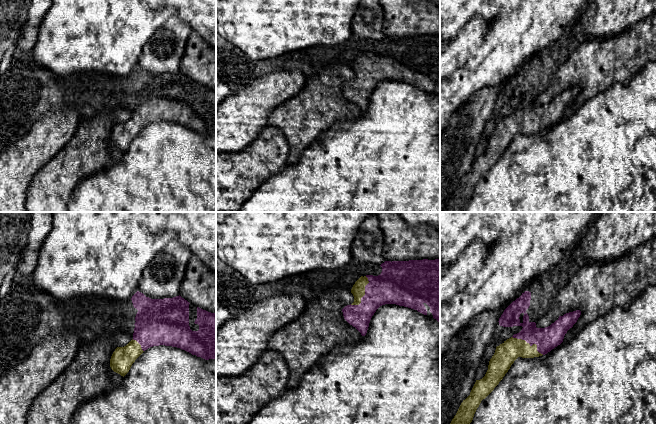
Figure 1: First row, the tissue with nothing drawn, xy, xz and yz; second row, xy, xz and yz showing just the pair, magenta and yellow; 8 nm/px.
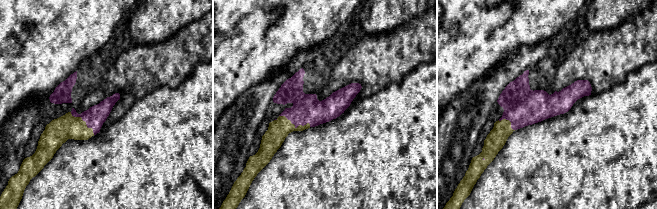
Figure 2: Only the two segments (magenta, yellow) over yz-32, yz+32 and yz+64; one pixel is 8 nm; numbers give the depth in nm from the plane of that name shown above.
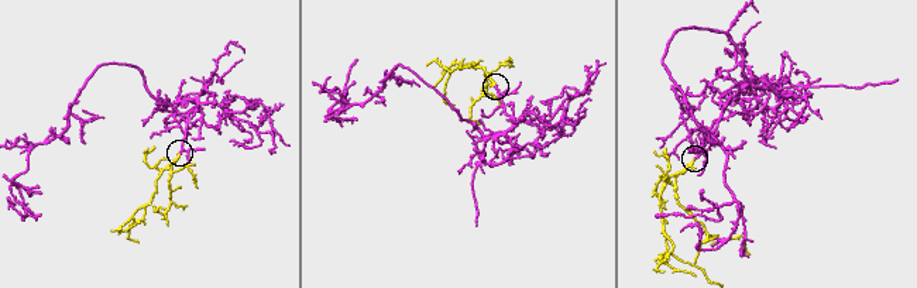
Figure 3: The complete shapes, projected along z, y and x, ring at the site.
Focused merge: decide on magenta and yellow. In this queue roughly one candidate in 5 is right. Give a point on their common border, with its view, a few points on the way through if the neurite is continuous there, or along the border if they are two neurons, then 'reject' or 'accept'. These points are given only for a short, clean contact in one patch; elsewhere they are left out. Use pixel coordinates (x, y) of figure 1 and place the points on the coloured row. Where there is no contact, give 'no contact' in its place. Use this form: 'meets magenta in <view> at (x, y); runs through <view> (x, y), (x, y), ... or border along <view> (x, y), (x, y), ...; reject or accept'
meets magenta in yz at (530, 344); accept

